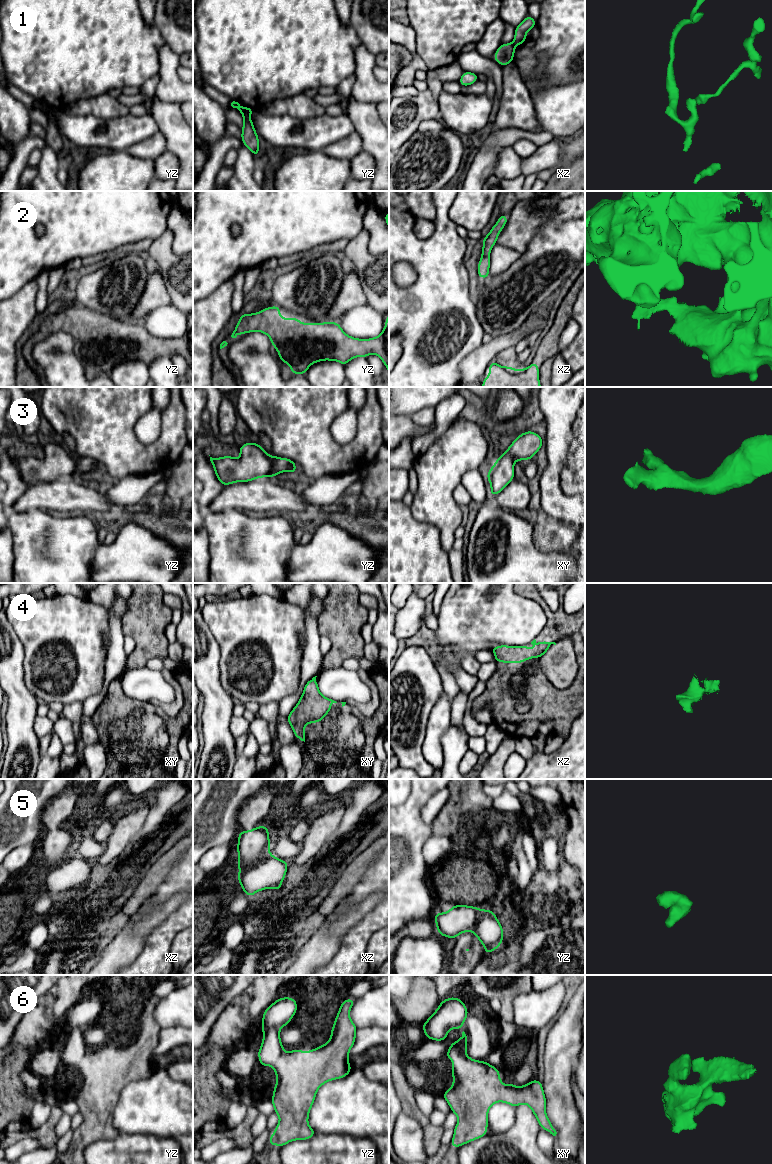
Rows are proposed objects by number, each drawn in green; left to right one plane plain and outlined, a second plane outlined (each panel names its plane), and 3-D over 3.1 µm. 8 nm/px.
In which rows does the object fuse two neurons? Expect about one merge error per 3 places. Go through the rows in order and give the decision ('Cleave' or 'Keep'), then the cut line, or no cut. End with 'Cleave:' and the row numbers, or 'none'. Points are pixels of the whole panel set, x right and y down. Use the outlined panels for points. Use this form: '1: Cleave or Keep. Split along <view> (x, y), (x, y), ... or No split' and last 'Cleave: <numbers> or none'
1: Cleave. Split along yz (242, 107), (241, 112)
2: Keep. No split
3: Keep. No split
4: Keep. No split
5: Keep. No split
6: Keep. No split
Cleave: 1

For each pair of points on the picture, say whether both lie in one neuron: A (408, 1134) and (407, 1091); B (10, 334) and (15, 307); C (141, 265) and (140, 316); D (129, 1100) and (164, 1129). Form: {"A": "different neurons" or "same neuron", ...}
{"A": "different neurons", "B": "same neuron", "C": "different neurons", "D": "same neuron"}

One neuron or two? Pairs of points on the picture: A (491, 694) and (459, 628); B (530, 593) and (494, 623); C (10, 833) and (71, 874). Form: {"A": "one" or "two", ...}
{"A": "two", "B": "two", "C": "two"}

